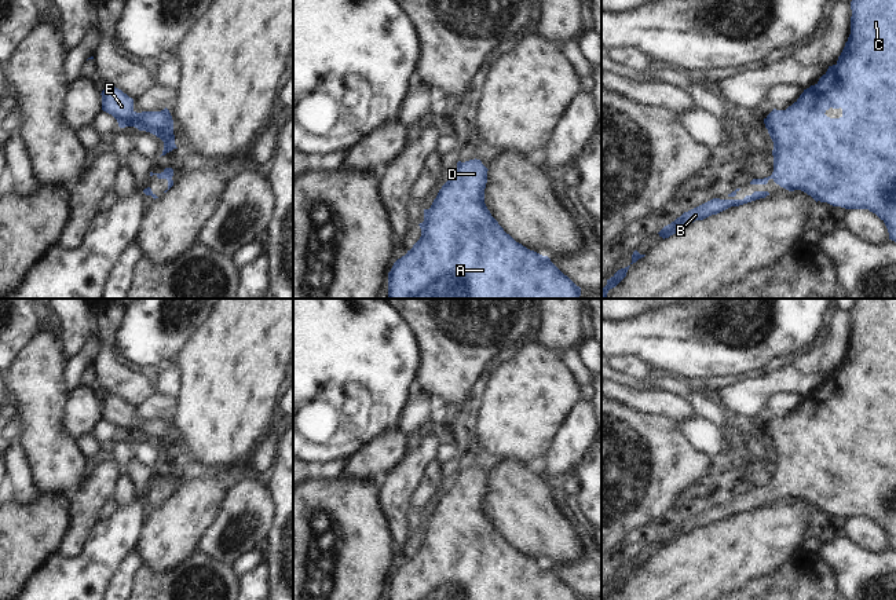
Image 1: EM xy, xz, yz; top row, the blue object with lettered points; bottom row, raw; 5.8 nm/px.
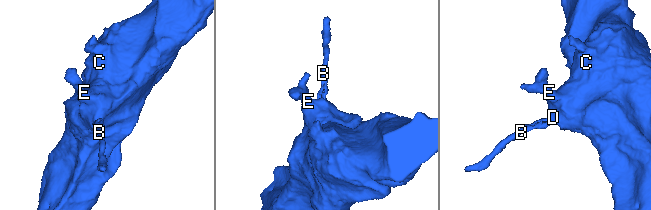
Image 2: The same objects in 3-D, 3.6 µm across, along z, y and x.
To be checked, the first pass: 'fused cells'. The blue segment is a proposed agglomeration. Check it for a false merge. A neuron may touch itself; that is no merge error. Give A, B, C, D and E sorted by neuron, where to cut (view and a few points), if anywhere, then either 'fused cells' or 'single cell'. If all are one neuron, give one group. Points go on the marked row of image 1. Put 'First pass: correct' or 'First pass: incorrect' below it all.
A B C D E | no cut | single cell
First pass: incorrect

